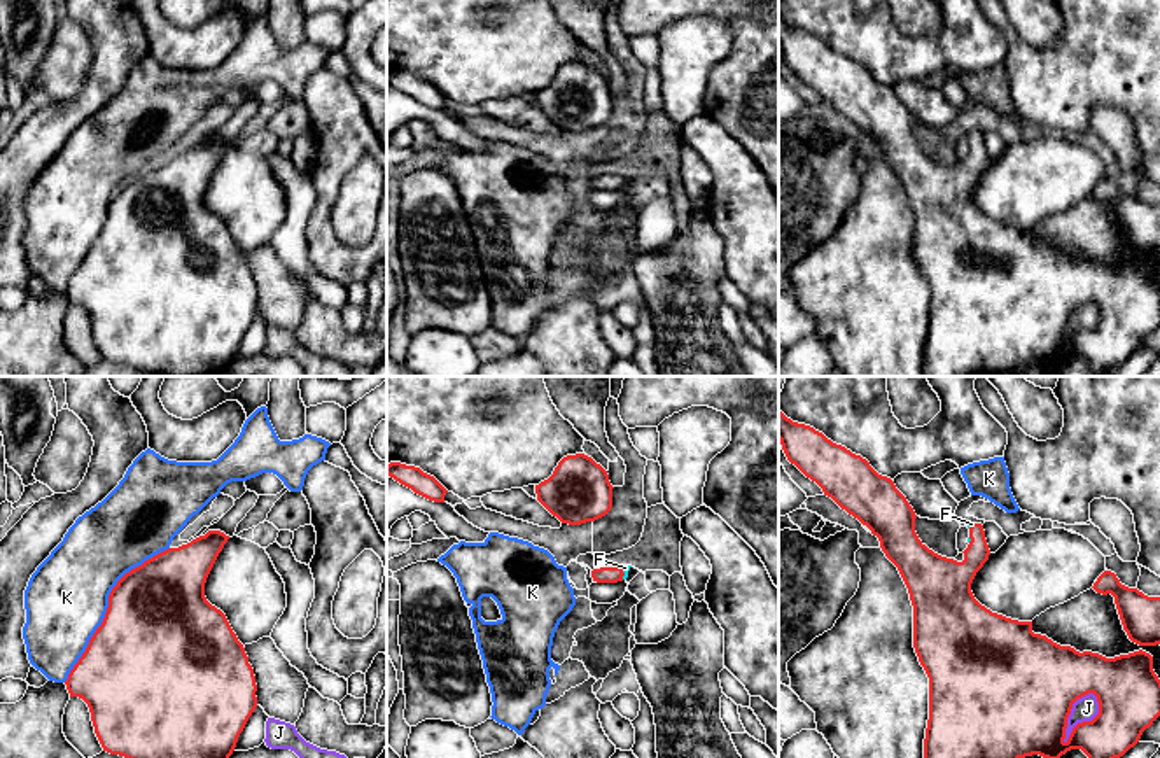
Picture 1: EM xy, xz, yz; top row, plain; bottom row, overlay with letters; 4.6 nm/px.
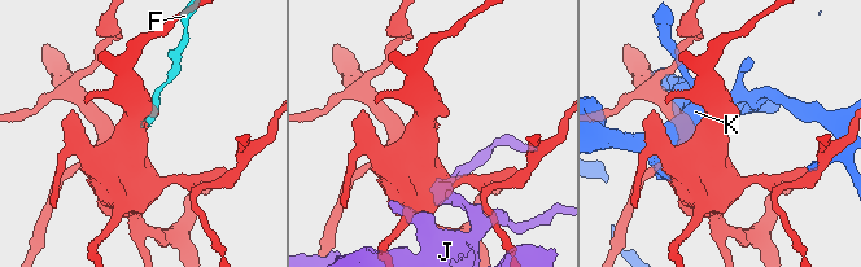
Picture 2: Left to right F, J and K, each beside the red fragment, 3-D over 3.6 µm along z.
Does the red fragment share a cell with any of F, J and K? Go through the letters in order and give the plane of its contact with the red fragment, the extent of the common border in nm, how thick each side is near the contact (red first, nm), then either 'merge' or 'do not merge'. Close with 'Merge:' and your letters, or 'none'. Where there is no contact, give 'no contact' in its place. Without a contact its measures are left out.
F: xz | 60 nm | 80/30 nm | merge
J: yz | 280 nm | 500/110 nm | do not merge
K: xy | 800 nm | 500/380 nm | do not merge
Merge: F

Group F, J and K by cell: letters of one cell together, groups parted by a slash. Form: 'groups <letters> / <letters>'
groups F / J / K

